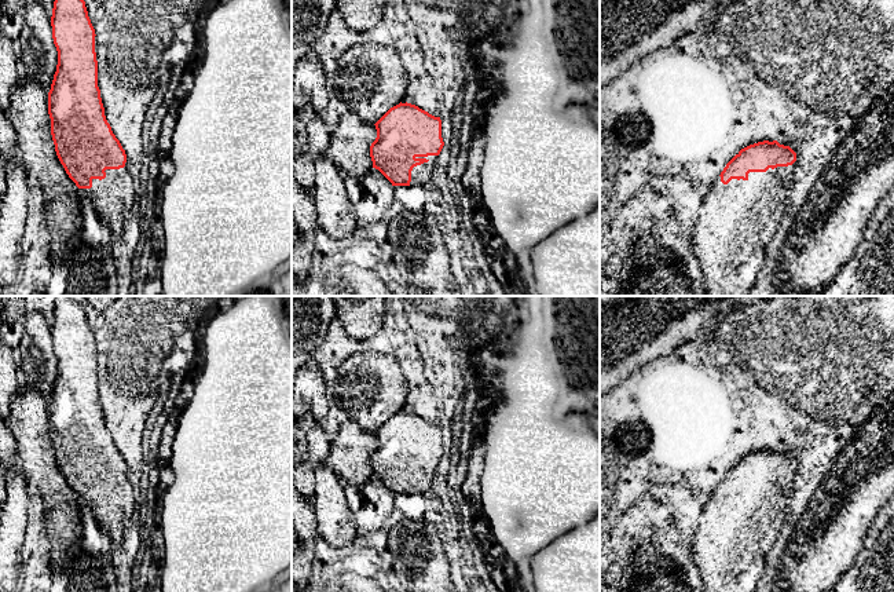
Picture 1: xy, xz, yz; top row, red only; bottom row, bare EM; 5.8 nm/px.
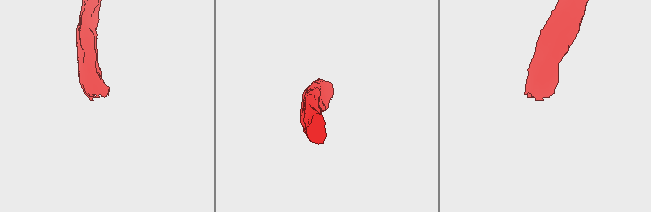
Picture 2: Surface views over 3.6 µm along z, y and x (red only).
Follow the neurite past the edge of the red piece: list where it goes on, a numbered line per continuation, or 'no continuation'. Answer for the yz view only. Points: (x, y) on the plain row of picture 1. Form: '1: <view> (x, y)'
1: yz (736, 529)

